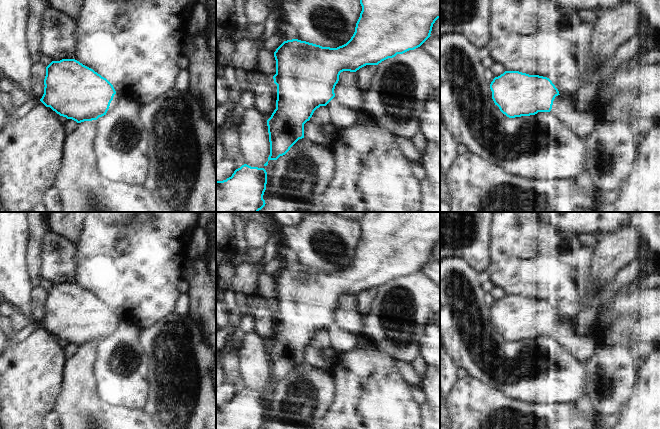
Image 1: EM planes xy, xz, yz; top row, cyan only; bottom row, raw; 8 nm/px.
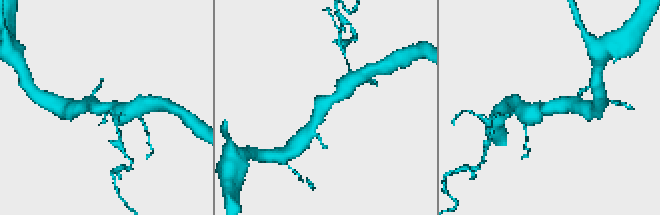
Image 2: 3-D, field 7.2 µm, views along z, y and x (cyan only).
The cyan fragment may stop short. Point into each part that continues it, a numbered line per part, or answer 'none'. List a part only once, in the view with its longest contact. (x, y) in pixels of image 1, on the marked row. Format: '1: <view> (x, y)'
1: xy (116, 97)

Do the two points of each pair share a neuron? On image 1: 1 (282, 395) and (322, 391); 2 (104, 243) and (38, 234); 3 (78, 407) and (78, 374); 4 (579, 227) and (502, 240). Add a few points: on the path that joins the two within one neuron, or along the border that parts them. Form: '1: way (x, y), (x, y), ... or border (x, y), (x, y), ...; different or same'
1: way (292, 395), (303, 396), (306, 393), (312, 393); same
2: border (48, 230), (42, 239), (40, 258); different
3: way (78, 399), (78, 382); same
4: border (546, 222), (556, 229), (582, 235); different

